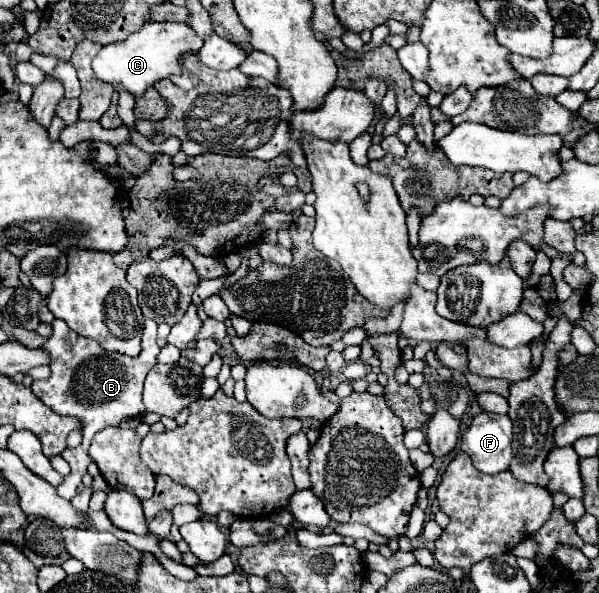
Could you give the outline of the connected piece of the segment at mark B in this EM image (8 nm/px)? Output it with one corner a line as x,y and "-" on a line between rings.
54,319
52,327
54,327
54,333
48,337
46,345
42,347
52,357
52,363
50,363
52,377
46,381
34,381
32,391
52,411
62,413
62,415
74,415
84,421
84,437
82,437
84,443
76,449
62,451
62,457
70,463
72,471
68,477
64,477
64,481
60,483
60,487
56,487
56,491
62,499
70,501
76,495
76,487
80,485
82,475
92,463
92,457
88,455
92,437
104,427
120,425
120,421
126,417
138,417
146,413
146,407
142,403
142,385
148,371
156,365
156,357
160,349
156,345
156,323
152,319
144,322
142,353
138,357
124,357
118,353
110,353
102,349
94,339
74,333
60,319

